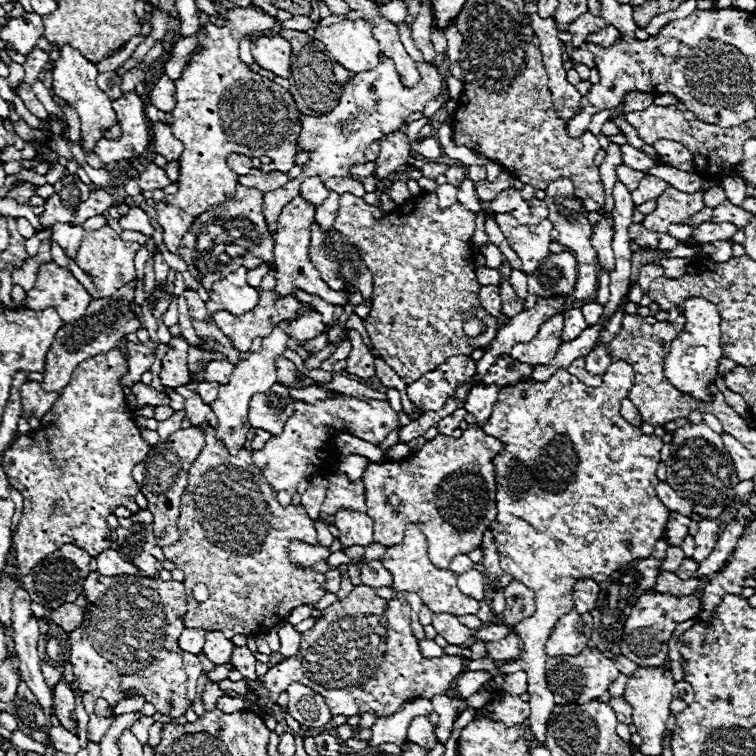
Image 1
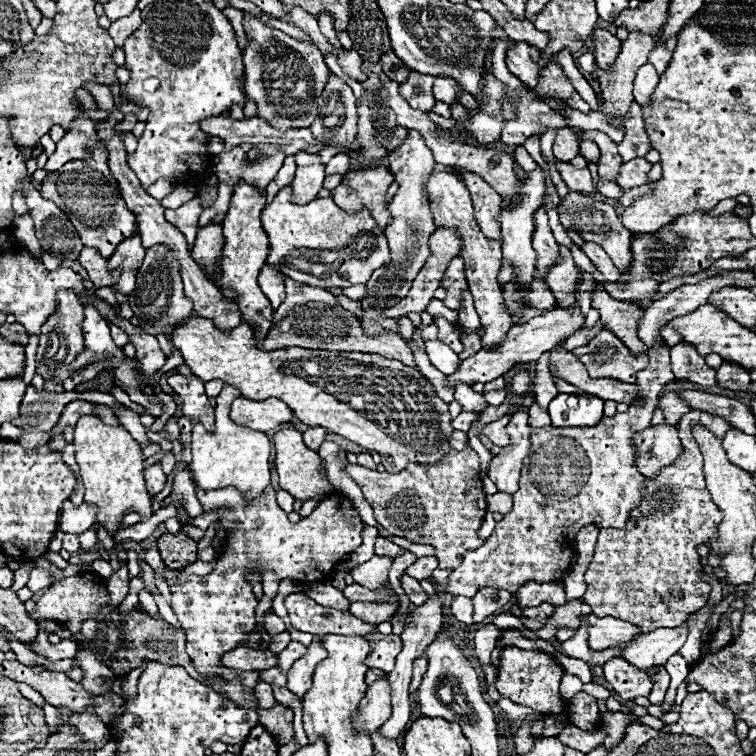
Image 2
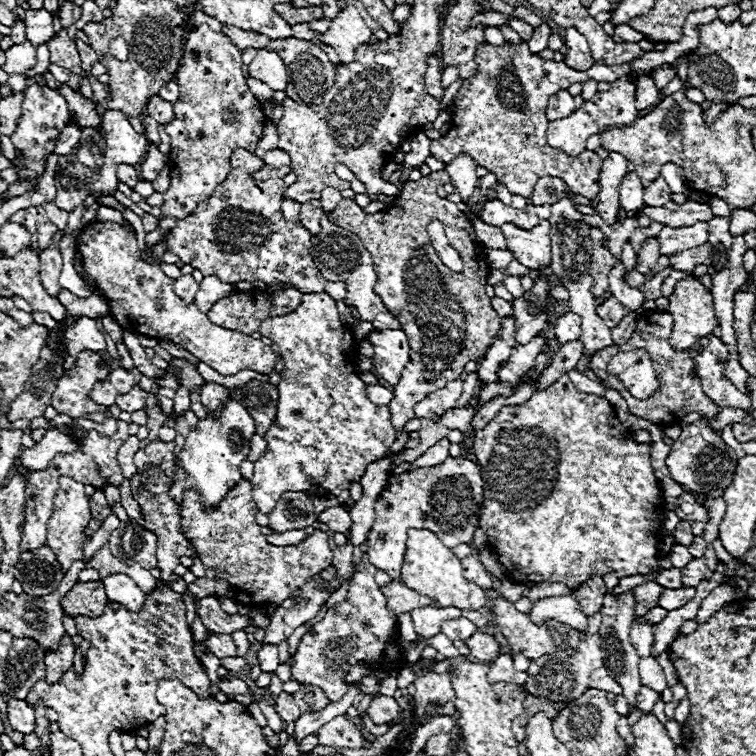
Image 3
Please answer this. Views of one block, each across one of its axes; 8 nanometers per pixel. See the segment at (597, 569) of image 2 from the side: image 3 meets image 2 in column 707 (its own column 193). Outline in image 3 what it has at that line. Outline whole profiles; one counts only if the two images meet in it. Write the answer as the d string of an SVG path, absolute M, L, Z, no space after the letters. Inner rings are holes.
M192 410L184 412L180 418L174 420L174 428L176 428L176 434L178 434L178 436L176 436L176 450L174 450L176 458L178 458L178 454L182 452L184 442L186 442L186 436L188 436L188 432L196 426L196 422L198 422L198 418L196 418L196 414L194 414ZM248 480L236 482L232 490L220 500L220 504L212 510L204 510L200 494L196 490L186 490L182 496L182 506L180 506L180 516L182 516L182 532L184 536L194 544L200 560L206 569L205 576L197 578L194 584L186 588L186 594L194 600L214 596L214 598L230 598L236 604L248 604L248 606L260 606L272 602L274 606L280 606L290 592L300 588L308 578L318 574L320 570L328 568L332 562L332 550L328 546L328 536L322 530L314 530L314 534L306 536L298 546L272 546L268 544L266 536L260 532L262 528L256 524L256 514L258 506L252 498L252 486Z

